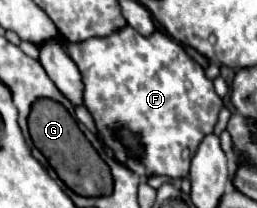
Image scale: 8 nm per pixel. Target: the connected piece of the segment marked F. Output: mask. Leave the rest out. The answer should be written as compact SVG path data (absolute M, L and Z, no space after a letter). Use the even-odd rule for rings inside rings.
M125 26L107 38L89 38L85 42L67 46L71 60L77 66L81 62L81 76L85 84L85 106L95 118L97 137L102 144L107 144L113 151L114 158L121 164L128 163L127 150L123 144L119 144L119 140L113 138L113 132L119 128L129 128L129 132L135 134L135 138L143 148L143 160L139 160L141 176L159 174L171 178L185 178L189 174L191 156L195 154L199 142L209 132L213 132L213 126L217 124L217 114L223 106L215 88L213 86L207 88L207 84L213 84L213 80L207 78L205 70L171 36L163 32L141 36L131 26Z

